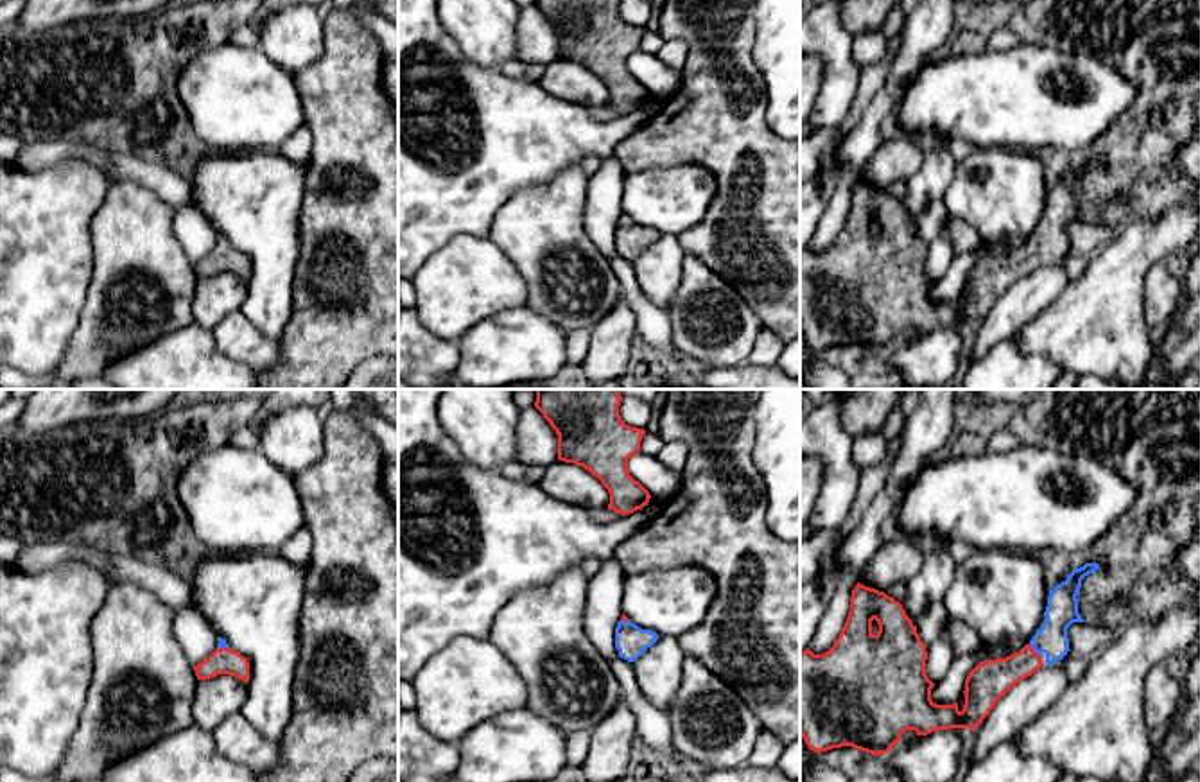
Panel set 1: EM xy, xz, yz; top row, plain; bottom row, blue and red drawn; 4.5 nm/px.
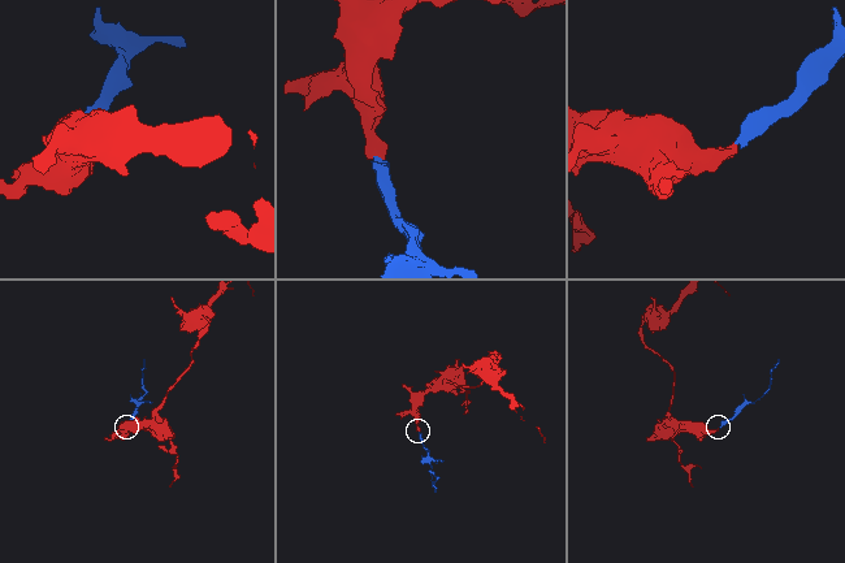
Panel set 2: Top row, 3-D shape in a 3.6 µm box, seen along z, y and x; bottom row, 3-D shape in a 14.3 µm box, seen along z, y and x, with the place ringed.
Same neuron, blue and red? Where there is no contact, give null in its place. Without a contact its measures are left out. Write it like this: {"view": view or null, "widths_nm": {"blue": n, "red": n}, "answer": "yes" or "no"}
{"view": "yz", "widths_nm": {"blue": 140, "red": 180}, "answer": "yes"}

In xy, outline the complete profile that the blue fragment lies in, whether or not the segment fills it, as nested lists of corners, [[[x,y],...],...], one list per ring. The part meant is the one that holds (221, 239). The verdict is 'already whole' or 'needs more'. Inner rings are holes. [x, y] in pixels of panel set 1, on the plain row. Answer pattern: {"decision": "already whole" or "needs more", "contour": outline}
{"decision": "needs more", "contour": [[[219,235],[217,248],[201,262],[194,264],[197,278],[210,278],[217,273],[231,273],[242,280],[249,280],[249,260],[239,249],[228,246]]]}

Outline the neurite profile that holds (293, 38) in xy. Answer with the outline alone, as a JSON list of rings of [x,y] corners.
[[[307,4],[267,14],[258,30],[262,52],[292,77],[316,63],[325,47],[325,20]]]

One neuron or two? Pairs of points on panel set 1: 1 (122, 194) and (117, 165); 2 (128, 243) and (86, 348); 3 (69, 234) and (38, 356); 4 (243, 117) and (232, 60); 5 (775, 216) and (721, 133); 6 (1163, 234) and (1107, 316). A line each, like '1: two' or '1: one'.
1: two
2: one
3: one
4: one
5: one
6: one

